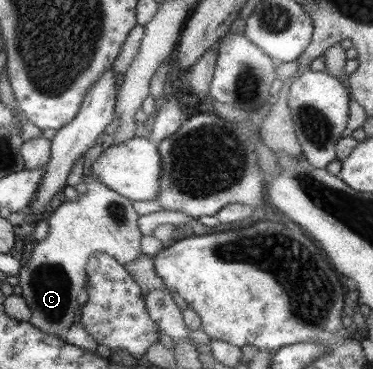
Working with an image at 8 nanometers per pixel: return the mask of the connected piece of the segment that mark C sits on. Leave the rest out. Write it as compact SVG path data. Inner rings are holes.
M91 175L83 177L82 182L87 188L85 194L78 195L76 200L67 200L61 203L47 218L47 236L36 242L28 260L21 261L20 270L16 277L18 279L17 285L21 288L21 298L29 310L32 310L32 316L27 322L41 330L42 333L50 335L57 335L59 330L69 328L73 324L75 310L80 308L75 300L84 291L84 269L91 255L105 252L126 268L127 263L133 262L142 254L139 244L141 234L137 224L138 214L131 206L131 201L105 187L101 181L97 181Z

